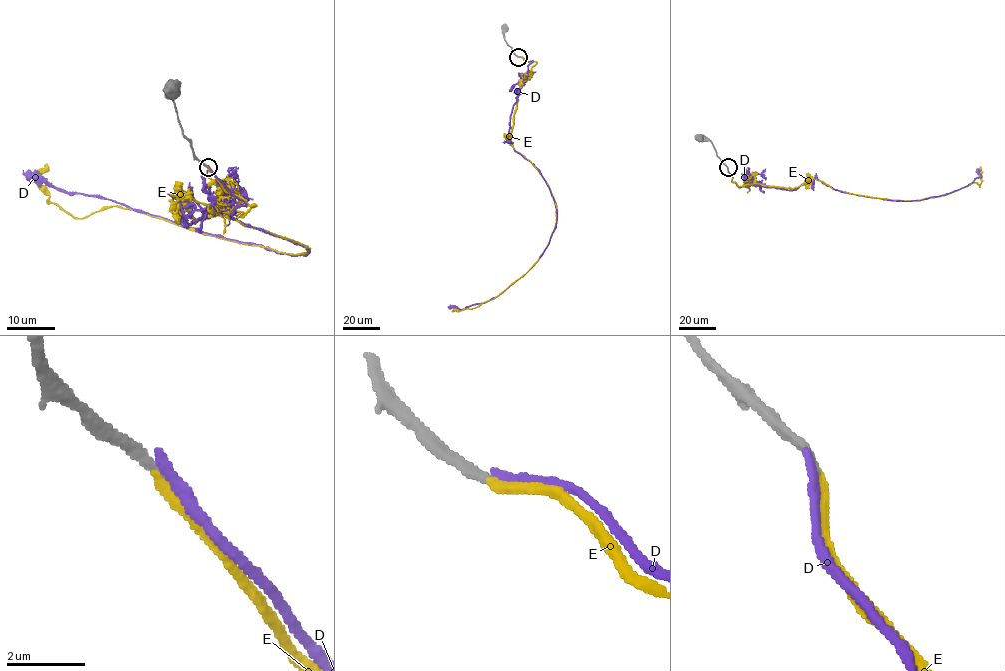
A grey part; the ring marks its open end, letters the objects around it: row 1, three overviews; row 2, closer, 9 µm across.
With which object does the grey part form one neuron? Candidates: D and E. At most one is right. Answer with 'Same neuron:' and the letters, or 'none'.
Same neuron: E

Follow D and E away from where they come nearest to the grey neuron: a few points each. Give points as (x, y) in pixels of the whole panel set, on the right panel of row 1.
D: (727, 167), (738, 187), (796, 190), (816, 178), (843, 192), (898, 201), (955, 191), (980, 175), (977, 169)
E: (727, 167), (739, 186), (794, 188), (816, 179), (834, 189), (904, 201), (973, 182), (980, 187), (980, 166)

